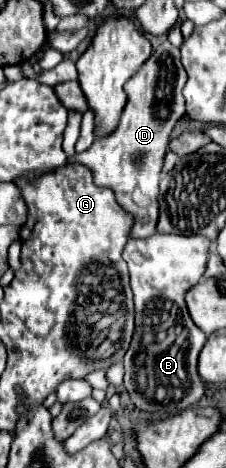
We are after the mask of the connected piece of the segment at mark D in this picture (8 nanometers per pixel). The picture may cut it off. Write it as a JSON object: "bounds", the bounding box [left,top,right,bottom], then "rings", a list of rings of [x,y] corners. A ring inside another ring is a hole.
{"bounds":[69,40,185,238],"rings":[[[167,40],[153,50],[143,68],[125,84],[127,106],[121,114],[117,130],[105,138],[97,138],[93,146],[81,154],[69,158],[69,164],[81,162],[95,174],[95,184],[107,186],[115,192],[115,200],[125,212],[133,216],[131,238],[149,238],[155,234],[159,218],[159,178],[163,156],[171,140],[175,122],[185,114],[185,98],[181,94],[185,86],[185,70],[181,64],[179,48]]]}

